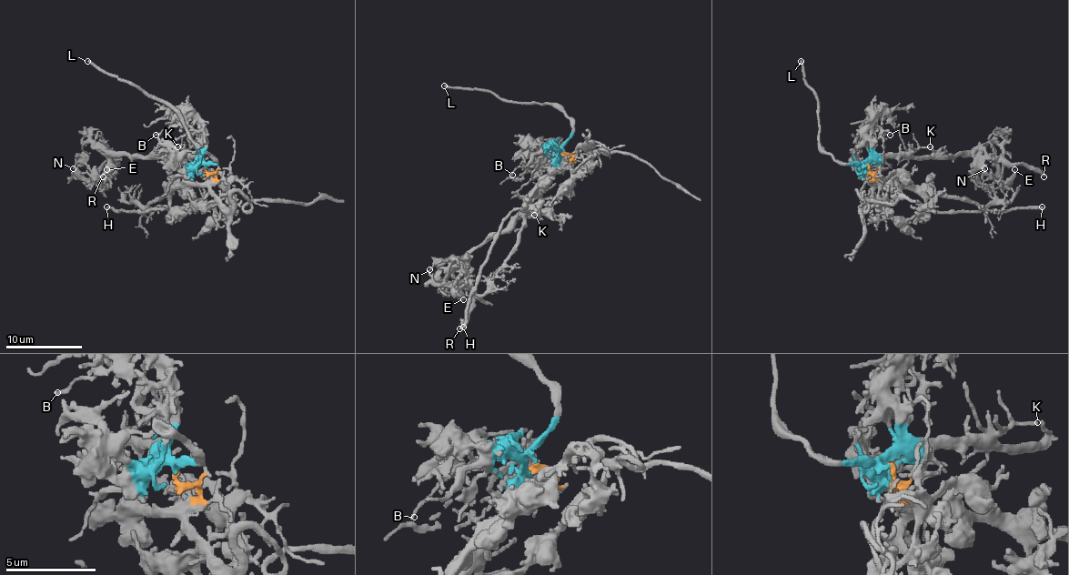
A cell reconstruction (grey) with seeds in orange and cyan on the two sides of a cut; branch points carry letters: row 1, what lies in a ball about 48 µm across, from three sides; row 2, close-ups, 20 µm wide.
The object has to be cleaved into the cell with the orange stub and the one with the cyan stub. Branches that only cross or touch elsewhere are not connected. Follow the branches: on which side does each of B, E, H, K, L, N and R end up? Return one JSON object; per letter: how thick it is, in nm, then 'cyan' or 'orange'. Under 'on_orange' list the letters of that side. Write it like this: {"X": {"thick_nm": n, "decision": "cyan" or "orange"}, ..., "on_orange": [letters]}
{"B": {"thick_nm": 170, "decision": "cyan"}, "E": {"thick_nm": 300, "decision": "cyan"}, "H": {"thick_nm": 360, "decision": "orange"}, "K": {"thick_nm": 180, "decision": "cyan"}, "L": {"thick_nm": 260, "decision": "cyan"}, "N": {"thick_nm": 150, "decision": "cyan"}, "R": {"thick_nm": 360, "decision": "cyan"}, "on_orange": ["H"]}

